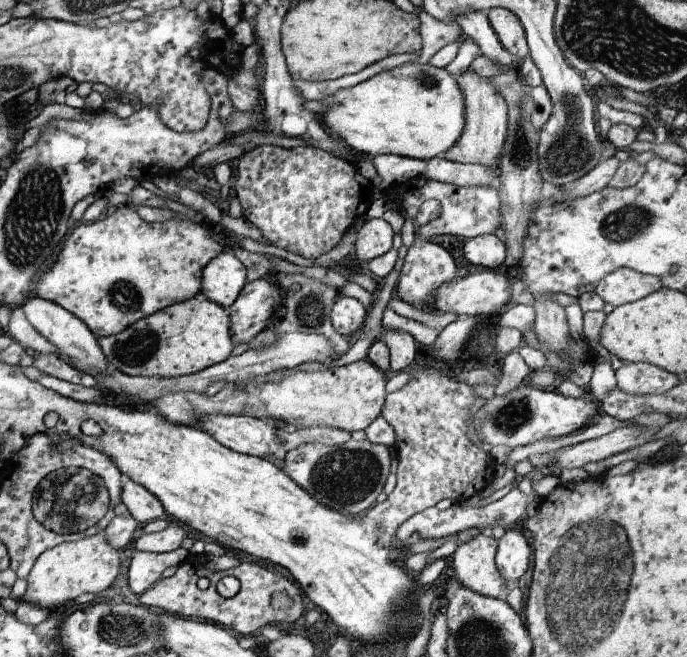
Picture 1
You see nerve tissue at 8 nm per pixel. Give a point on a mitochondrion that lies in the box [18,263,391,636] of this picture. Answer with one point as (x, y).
(70, 500)

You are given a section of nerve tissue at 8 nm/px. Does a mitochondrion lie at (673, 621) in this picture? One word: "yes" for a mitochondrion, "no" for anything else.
no

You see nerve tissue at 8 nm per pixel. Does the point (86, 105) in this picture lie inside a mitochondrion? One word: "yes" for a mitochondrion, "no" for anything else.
no

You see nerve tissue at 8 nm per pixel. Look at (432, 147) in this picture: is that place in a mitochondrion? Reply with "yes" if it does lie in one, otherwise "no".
no

